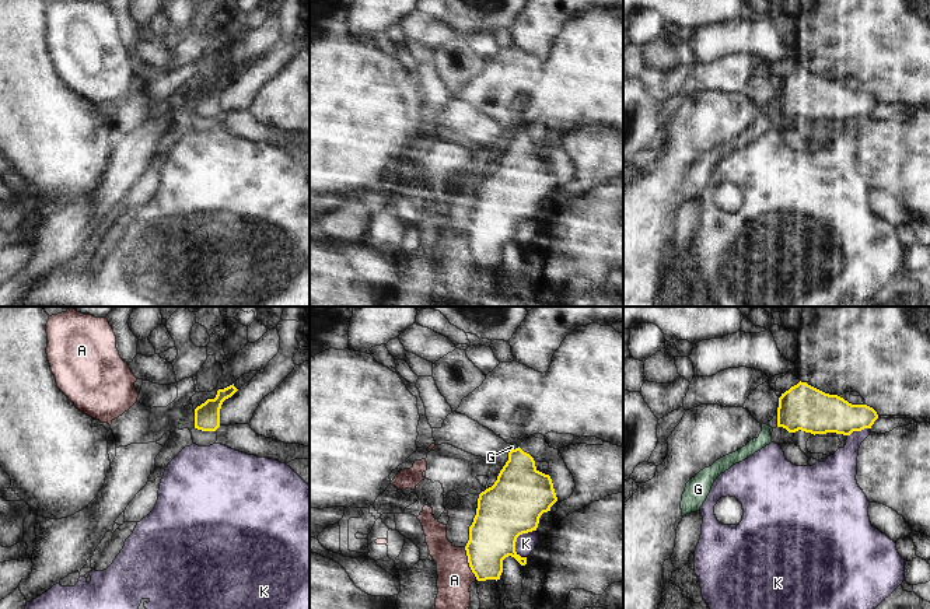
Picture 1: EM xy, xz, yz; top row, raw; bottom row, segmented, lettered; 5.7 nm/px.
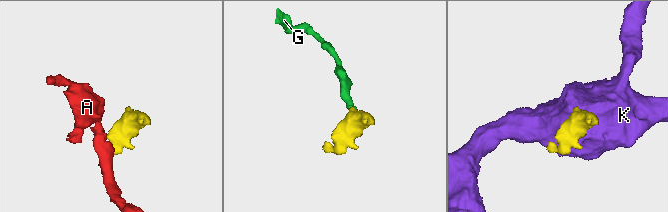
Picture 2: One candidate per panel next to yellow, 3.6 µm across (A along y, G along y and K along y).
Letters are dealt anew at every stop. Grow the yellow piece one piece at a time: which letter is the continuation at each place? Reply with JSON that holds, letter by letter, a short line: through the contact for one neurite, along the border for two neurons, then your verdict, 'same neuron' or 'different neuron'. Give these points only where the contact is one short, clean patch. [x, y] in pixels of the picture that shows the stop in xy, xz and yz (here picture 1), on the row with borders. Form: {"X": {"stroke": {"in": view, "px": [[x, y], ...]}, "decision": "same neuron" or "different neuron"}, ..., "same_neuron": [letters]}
{"A": {"stroke": {"in": "xz", "px": [[464, 548], [468, 556], [468, 566], [478, 580]]}, "decision": "different neuron"}, "G": {"stroke": {"in": "xz", "px": [[521, 492], [520, 462], [513, 450], [511, 447]]}, "decision": "same neuron"}, "K": {"stroke": {"in": "xz", "px": [[535, 529], [517, 538], [516, 552], [521, 557]]}, "decision": "different neuron"}, "same_neuron": ["G"]}

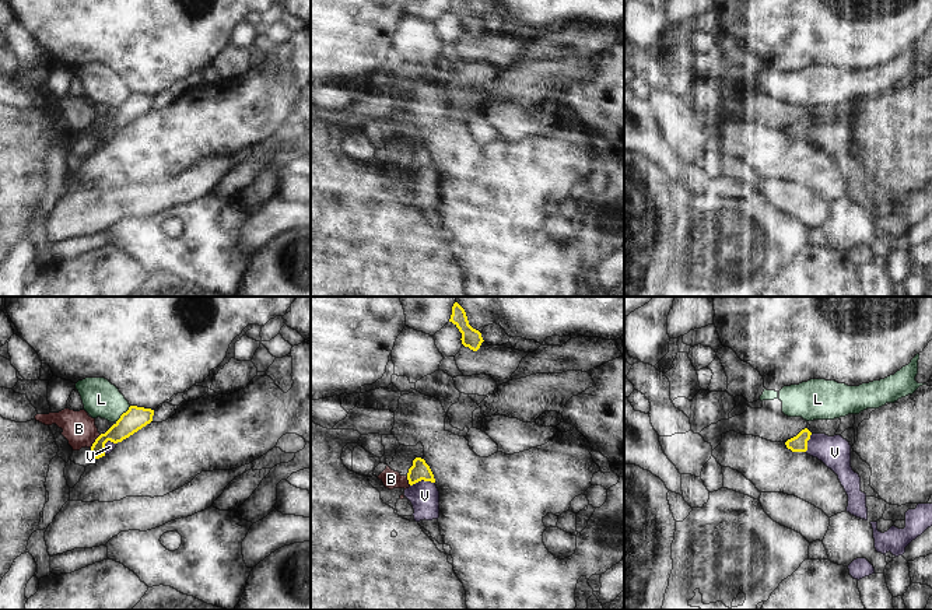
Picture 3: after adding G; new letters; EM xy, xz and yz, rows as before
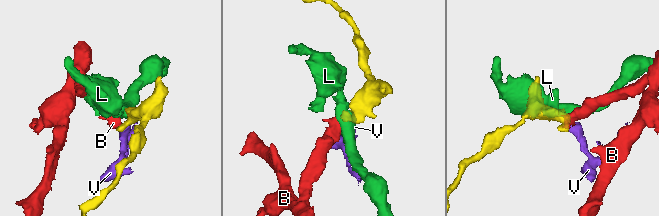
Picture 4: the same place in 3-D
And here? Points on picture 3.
{"B": {"stroke": {"in": "xy", "px": [[101, 434], [90, 447]]}, "decision": "different neuron"}, "L": {"stroke": {"in": "xy", "px": [[130, 406], [115, 421]]}, "decision": "different neuron"}, "V": {"stroke": {"in": "xz", "px": [[434, 481], [419, 480], [410, 486]]}, "decision": "different neuron"}, "same_neuron": []}

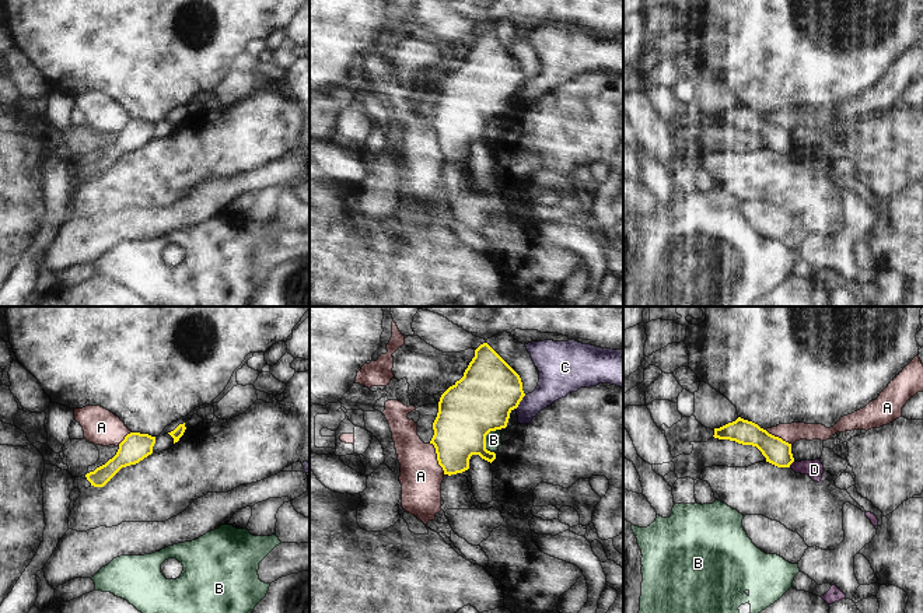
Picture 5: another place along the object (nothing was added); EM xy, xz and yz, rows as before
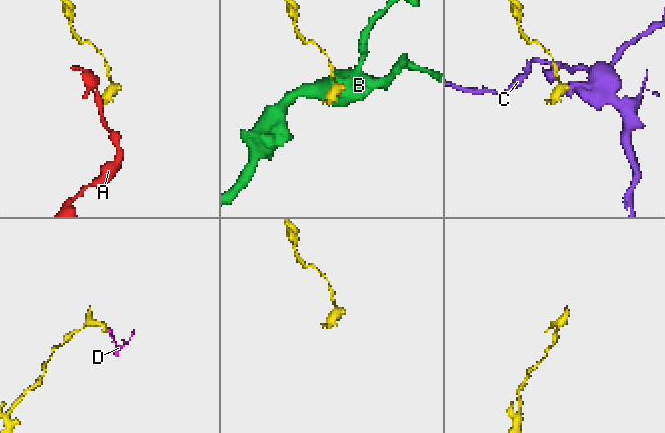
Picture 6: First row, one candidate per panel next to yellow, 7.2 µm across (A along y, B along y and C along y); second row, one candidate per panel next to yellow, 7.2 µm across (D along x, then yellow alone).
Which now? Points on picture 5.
{"A": {"stroke": {"in": "xz", "px": [[430, 442], [436, 451], [437, 463], [444, 473]]}, "decision": "different neuron"}, "B": {"decision": "different neuron"}, "C": {"stroke": {"in": "xz", "px": [[525, 395], [516, 407]]}, "decision": "different neuron"}, "D": {"stroke": {"in": "yz", "px": [[793, 461], [789, 466]]}, "decision": "different neuron"}, "same_neuron": []}

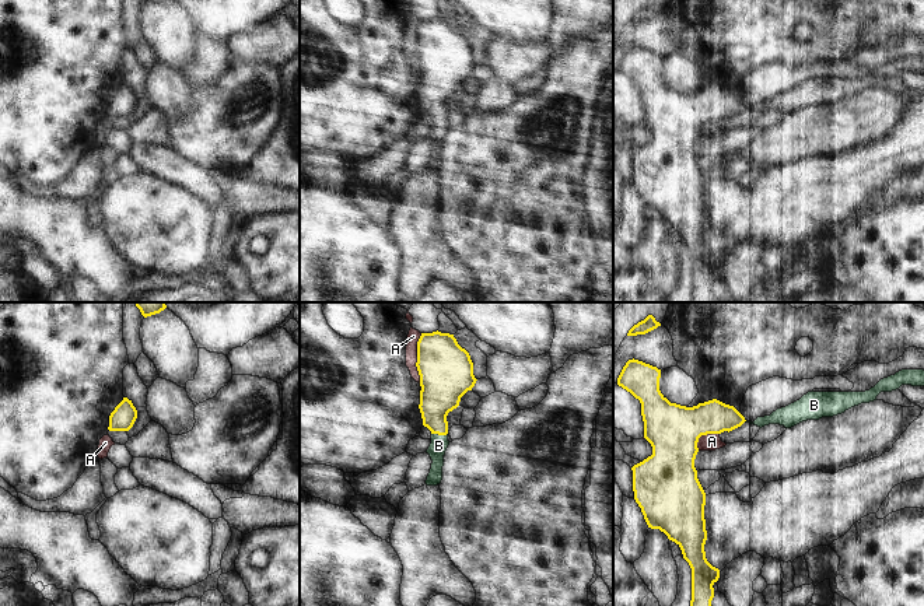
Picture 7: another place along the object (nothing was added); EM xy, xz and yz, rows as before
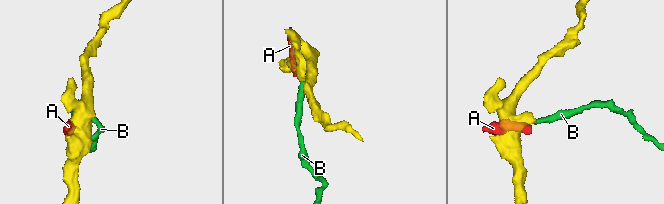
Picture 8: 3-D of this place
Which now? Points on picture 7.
{"A": {"decision": "different neuron"}, "B": {"stroke": {"in": "xz", "px": [[441, 391], [440, 434], [438, 445]]}, "decision": "same neuron"}, "same_neuron": ["B"]}

